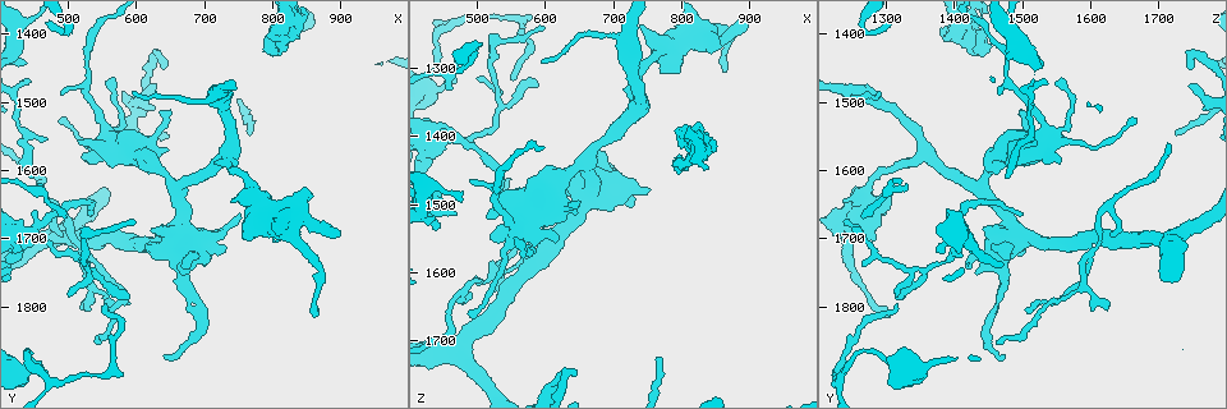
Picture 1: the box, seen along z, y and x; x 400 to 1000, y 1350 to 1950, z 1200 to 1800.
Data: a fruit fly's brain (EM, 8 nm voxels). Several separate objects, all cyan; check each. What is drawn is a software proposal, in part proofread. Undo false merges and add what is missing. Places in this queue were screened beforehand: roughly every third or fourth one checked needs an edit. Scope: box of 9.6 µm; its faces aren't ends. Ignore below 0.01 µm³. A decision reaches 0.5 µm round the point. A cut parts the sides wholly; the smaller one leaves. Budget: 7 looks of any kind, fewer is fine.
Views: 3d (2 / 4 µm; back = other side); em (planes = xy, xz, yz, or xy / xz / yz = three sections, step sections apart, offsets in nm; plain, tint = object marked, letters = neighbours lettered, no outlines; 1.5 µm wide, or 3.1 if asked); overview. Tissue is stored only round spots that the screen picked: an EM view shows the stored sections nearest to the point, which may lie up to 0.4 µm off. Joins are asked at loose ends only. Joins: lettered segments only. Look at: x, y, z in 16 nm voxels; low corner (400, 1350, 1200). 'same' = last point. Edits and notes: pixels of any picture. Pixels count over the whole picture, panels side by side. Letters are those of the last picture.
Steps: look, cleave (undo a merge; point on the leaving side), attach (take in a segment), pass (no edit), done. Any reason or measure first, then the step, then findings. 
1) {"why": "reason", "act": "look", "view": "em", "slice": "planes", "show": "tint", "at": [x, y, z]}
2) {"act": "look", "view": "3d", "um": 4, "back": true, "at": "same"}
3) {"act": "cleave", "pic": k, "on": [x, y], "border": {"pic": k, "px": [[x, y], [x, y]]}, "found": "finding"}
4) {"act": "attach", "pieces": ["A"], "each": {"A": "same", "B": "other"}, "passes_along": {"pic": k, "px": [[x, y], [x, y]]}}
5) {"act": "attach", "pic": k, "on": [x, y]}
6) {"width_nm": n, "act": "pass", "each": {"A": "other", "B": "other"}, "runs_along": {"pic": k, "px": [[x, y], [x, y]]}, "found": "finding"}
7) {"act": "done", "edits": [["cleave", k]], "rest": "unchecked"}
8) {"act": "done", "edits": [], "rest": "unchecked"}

{"why": "branch stops here", "act": "look", "view": "3d", "um": 2, "at": [550, 1850, 1465]}

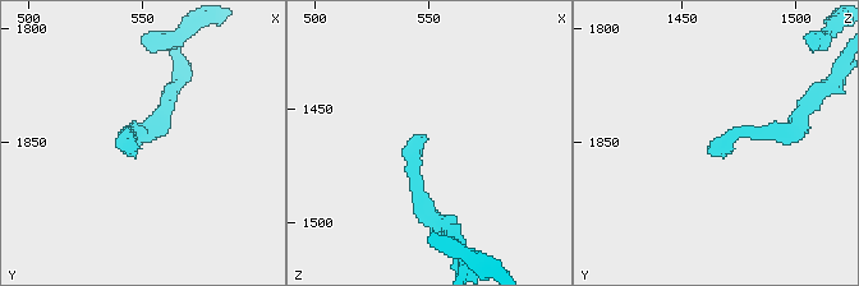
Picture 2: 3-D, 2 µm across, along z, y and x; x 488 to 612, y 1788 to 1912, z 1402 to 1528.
{"why": "shape alone is not enough", "act": "look", "view": "em", "slice": "planes", "show": "letters", "at": [546, 1849, 1463]}

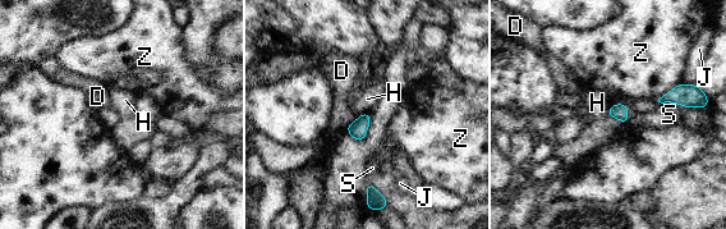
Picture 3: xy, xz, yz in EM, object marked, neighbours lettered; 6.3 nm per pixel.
{"longest_contact_nm": ["Z", 220], "act": "pass", "each": {"D": "other", "H": "other", "J": "other", "S": "other", "Z": "other"}, "border": {"pic": 3, "px": [[368, 110], [353, 122]]}, "found": "no lettered segment goes on from it"}

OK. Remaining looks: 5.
{"why": "end of a long branch", "act": "look", "view": "em", "slice": "planes", "show": "plain", "at": [555, 1800, 1315]}

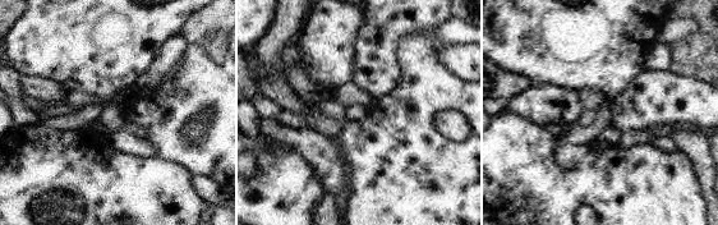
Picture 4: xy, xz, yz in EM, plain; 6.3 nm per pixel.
{"act": "look", "view": "em", "slice": "planes", "show": "letters", "at": "same"}

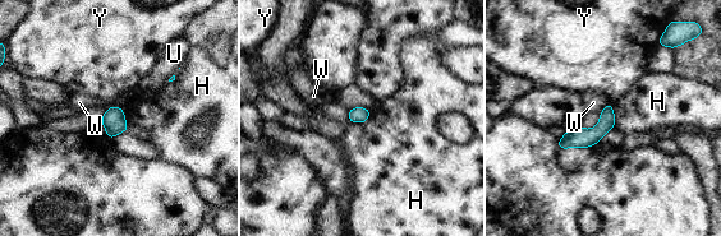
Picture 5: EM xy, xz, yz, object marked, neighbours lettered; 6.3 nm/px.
{"width_nm": 100, "act": "pass", "each": {"H": "other", "U": "other", "W": "other", "Y": "other"}, "found": "no lettered segment goes on from it"}

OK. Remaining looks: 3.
{"act": "look", "view": "3d", "um": 2, "at": [595, 1680, 1245]}

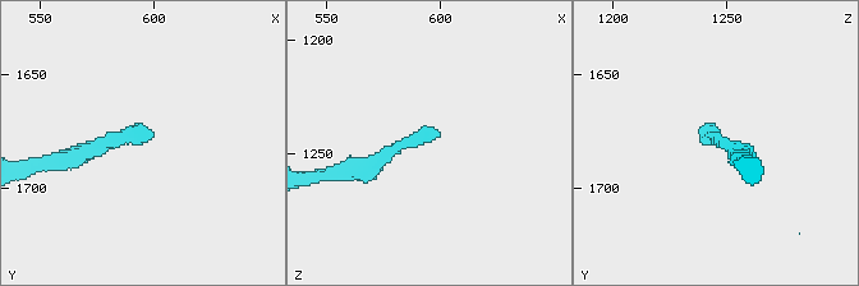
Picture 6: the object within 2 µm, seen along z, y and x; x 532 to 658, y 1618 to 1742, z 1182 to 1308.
{"act": "look", "view": "em", "slice": "xz", "step": 8, "show": "letters", "at": [599, 1676, 1242]}

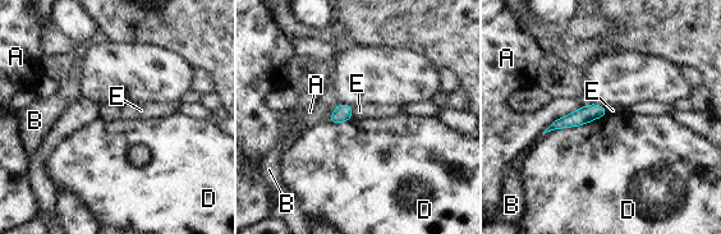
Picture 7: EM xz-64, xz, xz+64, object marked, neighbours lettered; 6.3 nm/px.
{"act": "look", "view": "em", "slice": "planes", "show": "letters", "at": "same"}

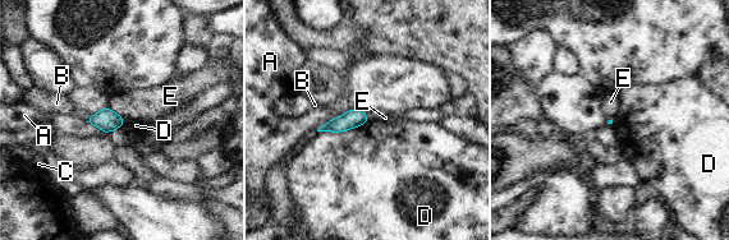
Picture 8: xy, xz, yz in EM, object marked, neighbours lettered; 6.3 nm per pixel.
{"longest_contact_nm": ["D", 320], "act": "pass", "each": {"A": "other", "B": "other", "C": "other", "D": "other", "E": "other"}, "border": {"pic": 8, "px": [[367, 121], [339, 132], [317, 132]]}, "found": "no lettered segment goes on from it"}

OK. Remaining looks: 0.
{"act": "done", "edits": [], "rest": "unchecked"}

